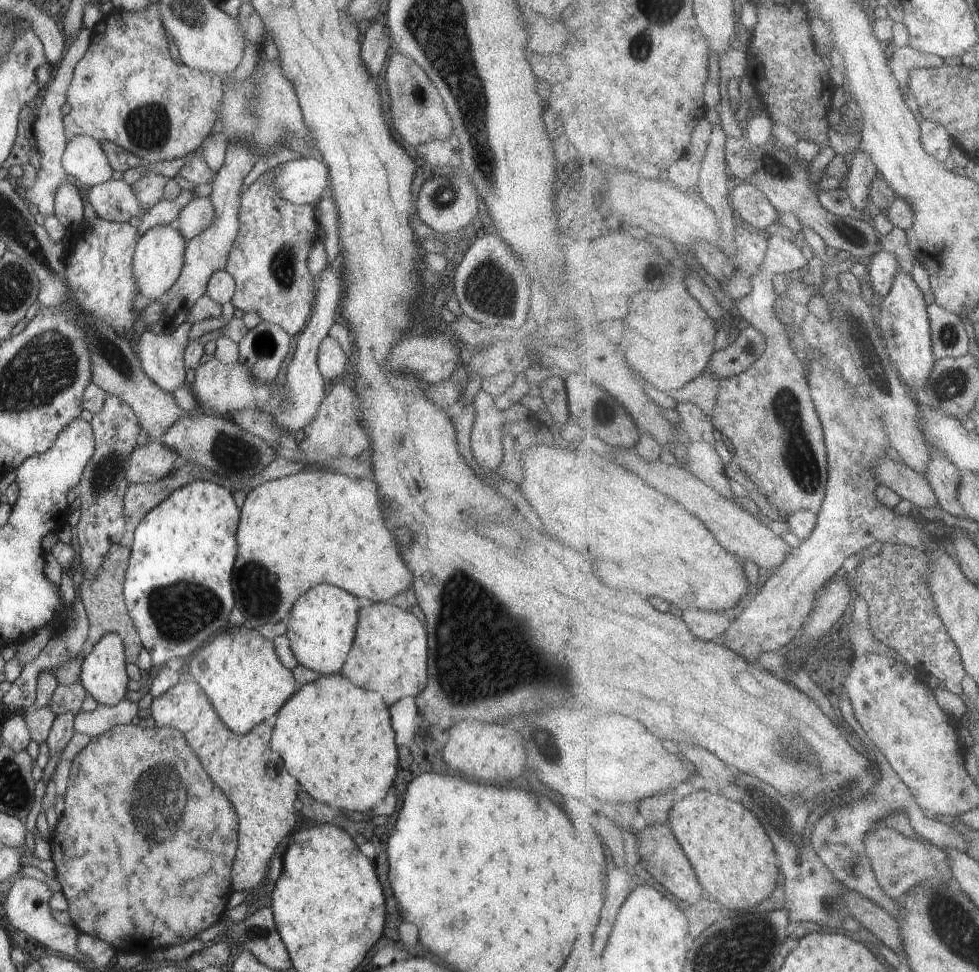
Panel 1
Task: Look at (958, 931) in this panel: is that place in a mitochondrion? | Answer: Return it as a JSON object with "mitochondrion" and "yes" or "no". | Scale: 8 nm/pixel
{"mitochondrion":"yes"}

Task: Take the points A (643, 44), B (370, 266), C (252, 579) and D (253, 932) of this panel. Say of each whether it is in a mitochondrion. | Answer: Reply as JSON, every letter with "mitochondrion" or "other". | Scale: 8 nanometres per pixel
{"A":"mitochondrion","B":"other","C":"mitochondrion","D":"mitochondrion"}

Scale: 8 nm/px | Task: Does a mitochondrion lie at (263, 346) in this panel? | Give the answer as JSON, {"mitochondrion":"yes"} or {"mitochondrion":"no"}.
{"mitochondrion":"yes"}

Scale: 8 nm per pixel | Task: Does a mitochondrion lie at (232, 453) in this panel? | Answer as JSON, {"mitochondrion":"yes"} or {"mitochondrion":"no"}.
{"mitochondrion":"yes"}

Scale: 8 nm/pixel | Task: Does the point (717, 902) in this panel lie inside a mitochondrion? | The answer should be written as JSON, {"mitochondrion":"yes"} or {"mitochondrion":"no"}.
{"mitochondrion":"no"}

